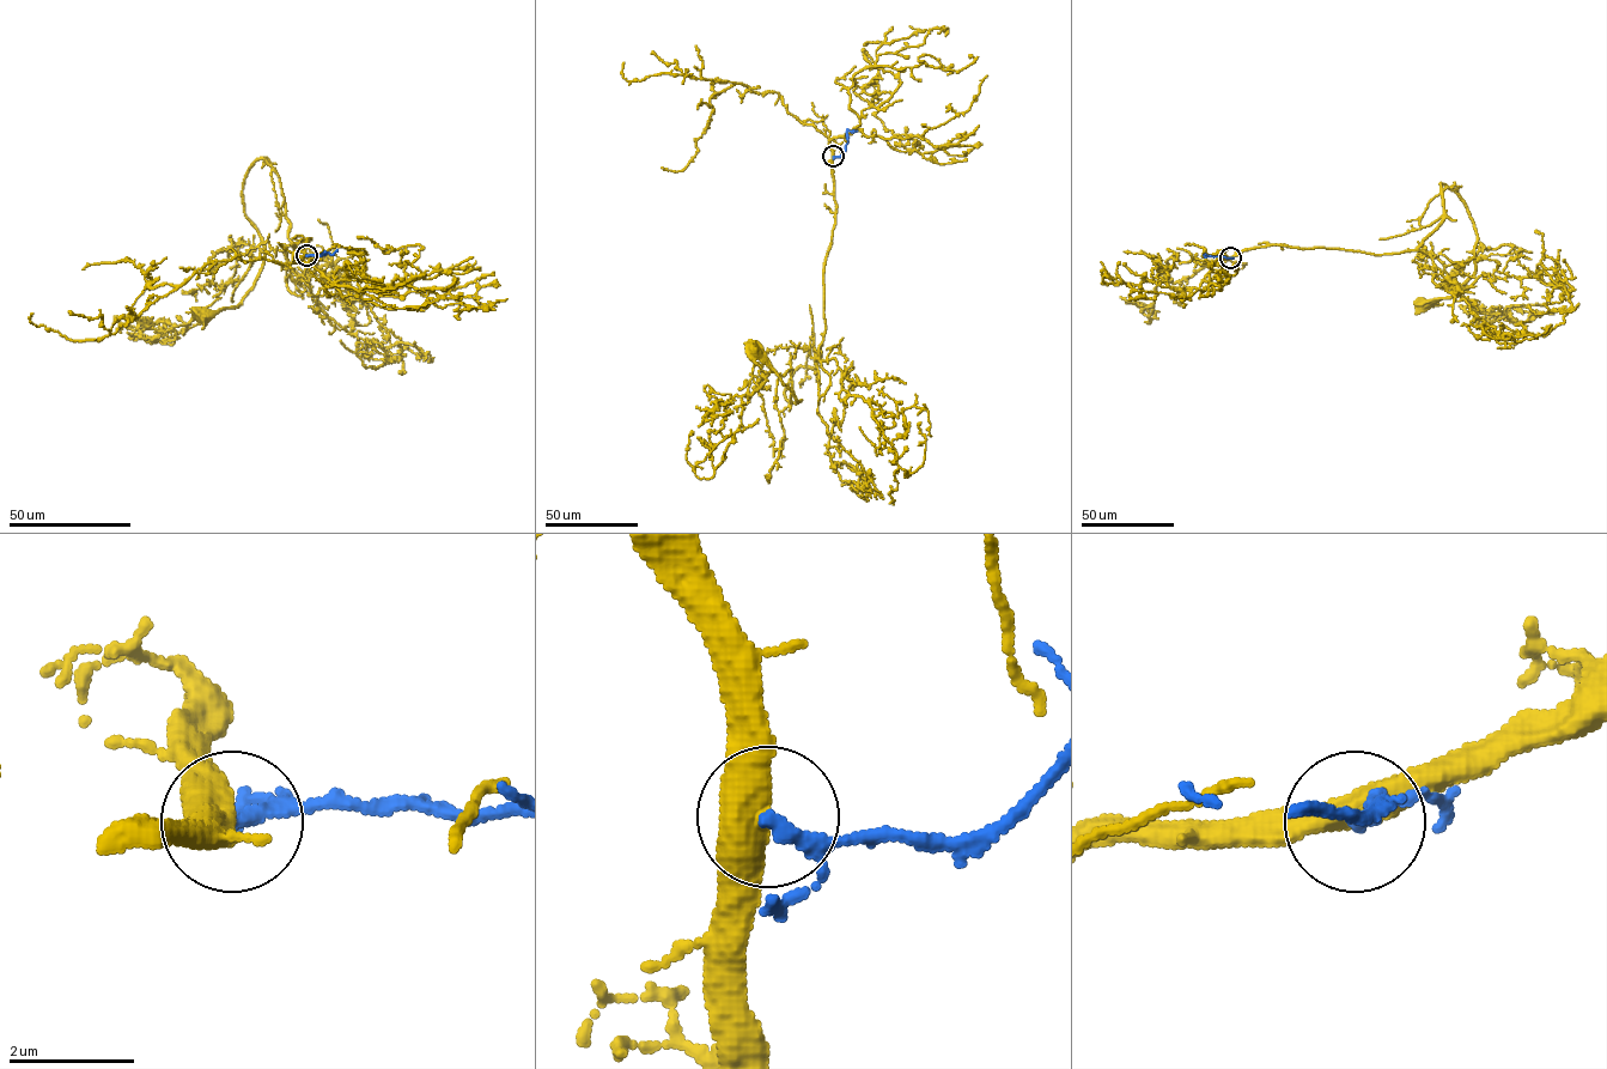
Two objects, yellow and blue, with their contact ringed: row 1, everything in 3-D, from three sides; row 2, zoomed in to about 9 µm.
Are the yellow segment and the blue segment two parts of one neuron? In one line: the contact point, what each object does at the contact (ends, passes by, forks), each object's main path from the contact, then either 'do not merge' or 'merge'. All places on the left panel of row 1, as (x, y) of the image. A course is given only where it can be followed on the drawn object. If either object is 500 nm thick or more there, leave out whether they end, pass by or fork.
at (306, 255); yellow runs (306, 255), (259, 158), (242, 193), (265, 262), (236, 307), (202, 314); blue runs (306, 255), (333, 255), (338, 249); do not merge

